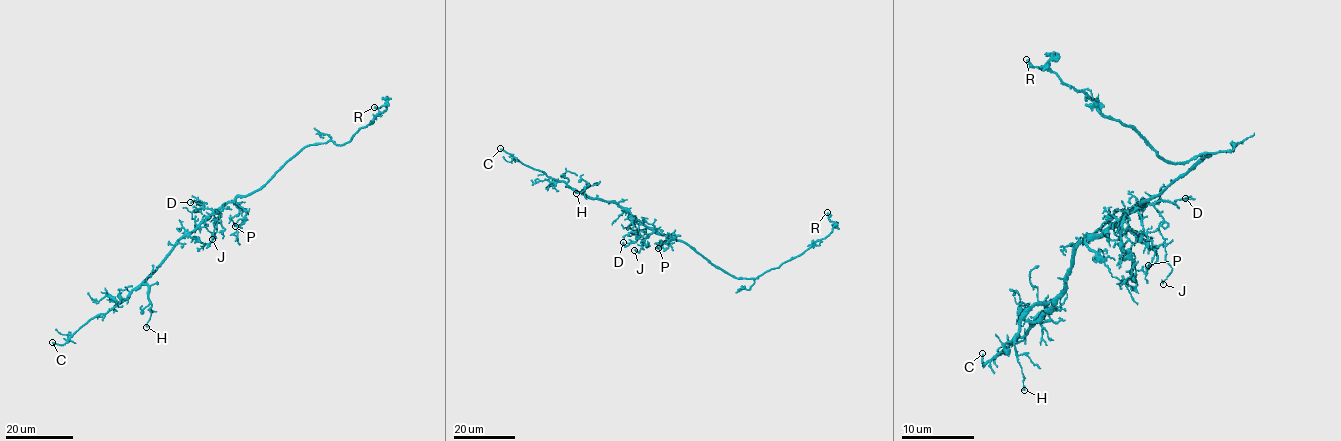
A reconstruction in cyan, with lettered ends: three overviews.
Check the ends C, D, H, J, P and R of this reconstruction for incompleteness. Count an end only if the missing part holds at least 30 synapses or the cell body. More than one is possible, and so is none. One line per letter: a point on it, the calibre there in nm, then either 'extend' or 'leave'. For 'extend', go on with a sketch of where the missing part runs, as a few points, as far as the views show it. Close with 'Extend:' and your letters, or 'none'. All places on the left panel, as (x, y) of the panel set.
C: (52, 342) | 160 nm | extend | (52, 342), (30, 340), (23, 344)
D: (190, 202) | 150 nm | leave
H: (146, 327) | 160 nm | leave
J: (212, 239) | 140 nm | leave
P: (235, 226) | 150 nm | leave
R: (374, 107) | 280 nm | leave
Extend: C

